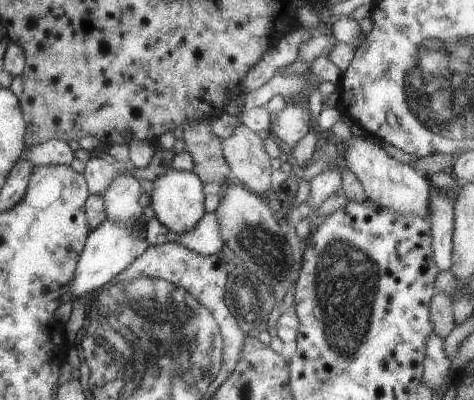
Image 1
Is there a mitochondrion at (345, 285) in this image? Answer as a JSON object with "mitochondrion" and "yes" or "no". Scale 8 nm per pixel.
{"mitochondrion":"yes"}

